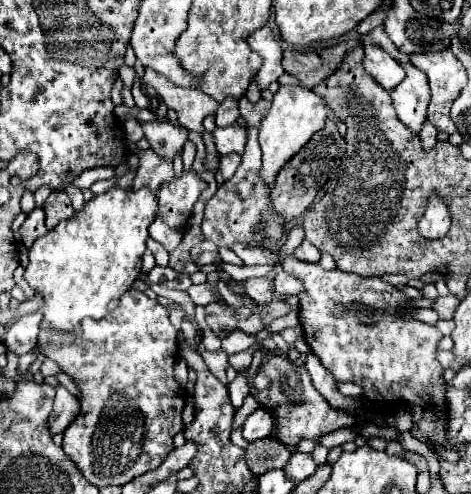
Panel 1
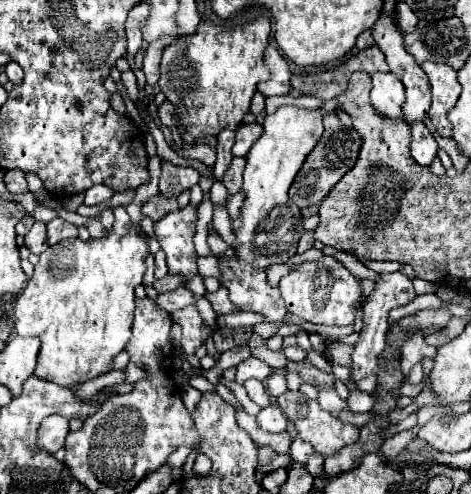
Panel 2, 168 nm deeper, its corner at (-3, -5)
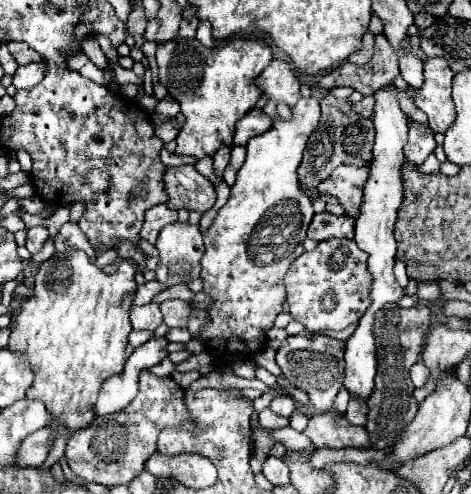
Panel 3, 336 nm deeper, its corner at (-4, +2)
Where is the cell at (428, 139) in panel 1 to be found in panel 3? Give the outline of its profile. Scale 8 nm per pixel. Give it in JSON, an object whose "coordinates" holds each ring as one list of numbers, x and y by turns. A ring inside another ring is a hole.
{"coordinates":[[412,121,410,131,408,131,408,145,404,147,406,161,412,165,420,165,434,151,434,147,436,147,436,141,434,141,432,129,422,123]]}

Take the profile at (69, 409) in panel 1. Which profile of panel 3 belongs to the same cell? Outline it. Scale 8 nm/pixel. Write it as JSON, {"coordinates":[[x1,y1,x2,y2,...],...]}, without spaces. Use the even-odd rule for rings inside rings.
{"coordinates":[[44,427,44,429,38,429,36,433,28,435,18,451,16,451,16,457,14,457,14,463,18,467,40,467,46,457,48,457,48,451,50,451,50,429]]}

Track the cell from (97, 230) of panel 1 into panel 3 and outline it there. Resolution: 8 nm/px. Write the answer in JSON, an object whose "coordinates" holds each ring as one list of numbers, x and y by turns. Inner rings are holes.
{"coordinates":[[72,249,68,257,52,257,44,261,36,273,36,285,34,285,34,297,26,299,22,305,22,313,18,315,18,325,10,335,8,349,16,353,18,357,26,359,34,373,34,383,26,391,28,399,38,399,46,405,46,409,56,417,54,423,48,423,52,429,52,441,58,437,58,425,64,425,70,433,78,429,86,429,94,419,94,403,98,399,98,391,102,383,112,377,120,375,124,371,126,363,126,345,128,345,128,333,132,331,128,309,132,307,134,299,134,265,126,259,118,259,114,263,118,271,114,275,104,275,102,269,98,269,86,253,80,253,78,249]]}

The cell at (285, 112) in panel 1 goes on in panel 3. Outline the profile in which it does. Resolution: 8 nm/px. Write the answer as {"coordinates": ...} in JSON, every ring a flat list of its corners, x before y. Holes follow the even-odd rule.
{"coordinates":[[302,97,302,99,296,103,296,107,292,109,292,115,294,115,294,119,290,119,290,121,278,121,278,123,274,123,274,127,272,127,270,131,266,131,266,133,262,133,262,135,258,135,258,137,252,137,252,139,248,141,248,145,246,145,248,155,246,155,244,165,242,165,240,171,236,173,236,183,234,183,232,189,230,189,230,199,228,199,226,205,218,211,216,219,212,221,212,225,202,233,202,235,204,235,206,253,204,253,202,261,200,261,200,265,202,265,200,279,202,279,202,291,210,295,212,305,208,307,206,323,202,325,198,337,200,337,204,343,208,343,210,349,214,351,214,355,218,355,218,357,222,357,222,353,224,353,224,355,254,355,254,353,258,353,258,351,266,345,266,333,272,329,274,319,276,319,276,315,282,311,282,301,284,301,284,297,286,297,284,273,288,271,290,263,292,263,296,257,300,257,300,255,304,253,302,243,304,243,304,239,306,239,306,229,308,229,308,225,310,225,310,221,312,221,312,217,314,217,314,209,312,209,310,197,302,191,302,187,300,187,300,183,298,183,296,169,298,169,298,165,300,165,300,161,302,161,302,153,304,153,304,149,306,149,306,141,308,141,310,133,316,129,318,119,320,119,320,103,318,103,318,99,316,99,316,97,308,97,308,99]]}

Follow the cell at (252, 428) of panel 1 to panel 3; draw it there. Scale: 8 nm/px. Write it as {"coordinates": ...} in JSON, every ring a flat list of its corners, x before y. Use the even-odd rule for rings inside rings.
{"coordinates":[[278,395,272,399,270,403,270,409,276,413,276,415,282,415,282,417,290,417,292,411,296,409,296,401,286,397,286,395]]}

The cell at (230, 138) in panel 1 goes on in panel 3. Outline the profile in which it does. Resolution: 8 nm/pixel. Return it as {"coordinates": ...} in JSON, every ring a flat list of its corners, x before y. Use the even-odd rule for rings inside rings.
{"coordinates":[[252,109,246,117,242,117,236,125,234,145,246,145,250,137,262,135,272,127,272,119,262,109]]}

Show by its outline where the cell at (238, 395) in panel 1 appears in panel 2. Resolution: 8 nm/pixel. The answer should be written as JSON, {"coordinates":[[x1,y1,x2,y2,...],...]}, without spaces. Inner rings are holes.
{"coordinates":[[251,356,247,358,245,362,241,362,237,366,237,376,235,376,235,382,237,384,243,384,247,378,267,378,275,368,271,368,267,362]]}

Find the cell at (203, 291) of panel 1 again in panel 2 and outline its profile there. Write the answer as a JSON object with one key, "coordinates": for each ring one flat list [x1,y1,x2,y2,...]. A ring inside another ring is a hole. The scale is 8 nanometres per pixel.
{"coordinates":[[179,286,177,290,159,294,159,298,155,302,159,304,159,308,165,308,167,312,175,312,175,310,181,310,181,308,195,304,197,300,195,300,195,294,191,290,187,290,185,286]]}

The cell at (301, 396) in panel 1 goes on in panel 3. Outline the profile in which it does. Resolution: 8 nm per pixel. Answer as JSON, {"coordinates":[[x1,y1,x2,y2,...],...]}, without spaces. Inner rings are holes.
{"coordinates":[[334,411,316,414,308,421,304,435,320,449,370,449,372,441,364,427,352,425,344,415,336,415]]}

